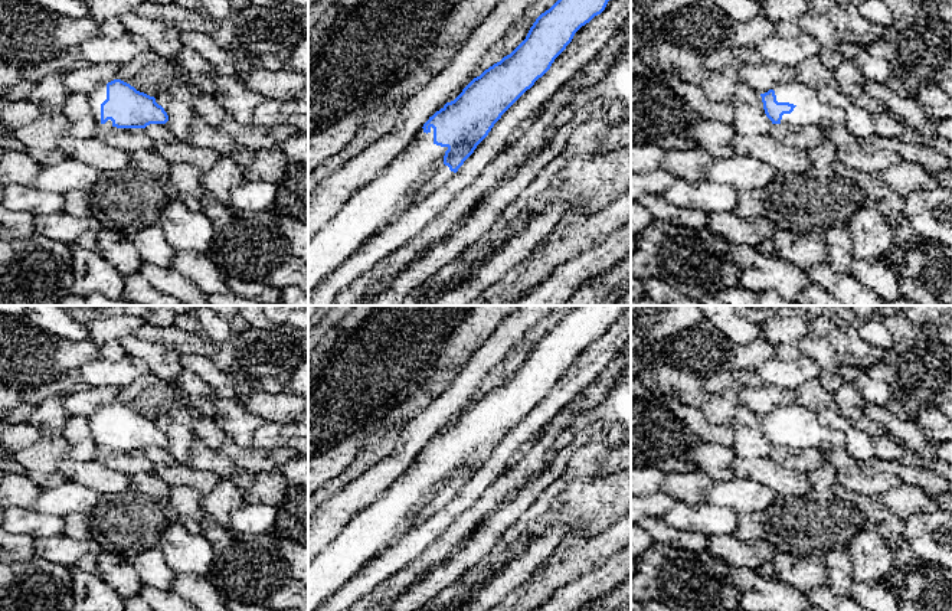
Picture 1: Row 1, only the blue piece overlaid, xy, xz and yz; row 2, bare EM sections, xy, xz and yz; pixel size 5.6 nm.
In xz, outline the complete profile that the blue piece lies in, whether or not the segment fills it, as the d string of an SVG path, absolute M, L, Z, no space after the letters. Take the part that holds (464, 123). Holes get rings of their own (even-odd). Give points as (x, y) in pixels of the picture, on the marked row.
M557 0L536 19L526 39L510 55L474 78L454 101L446 102L439 111L429 117L406 148L402 150L377 177L357 190L341 209L311 236L308 241L308 293L314 290L323 277L333 272L344 259L354 254L366 239L398 219L415 202L426 197L435 189L446 183L474 153L477 146L488 135L501 115L550 69L554 59L572 42L575 33L595 16L601 14L608 1L609 0Z

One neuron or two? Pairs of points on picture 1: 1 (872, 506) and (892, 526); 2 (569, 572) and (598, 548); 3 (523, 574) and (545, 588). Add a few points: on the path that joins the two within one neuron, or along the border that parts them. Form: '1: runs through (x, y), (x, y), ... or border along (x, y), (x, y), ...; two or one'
1: runs through (876, 510), (887, 522); one
2: runs through (576, 565), (591, 555); one
3: border along (537, 572), (507, 595); two

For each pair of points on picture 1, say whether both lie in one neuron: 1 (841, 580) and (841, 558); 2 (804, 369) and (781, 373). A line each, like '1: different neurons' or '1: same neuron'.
1: same neuron
2: same neuron

